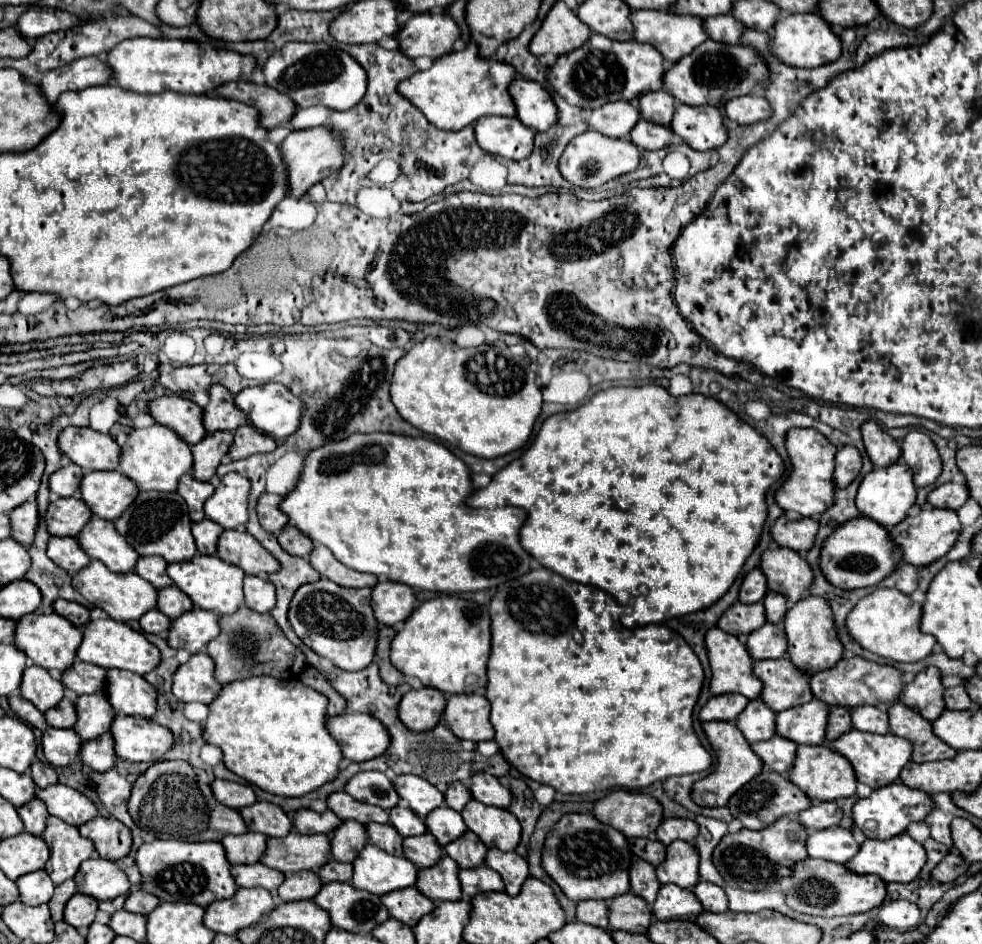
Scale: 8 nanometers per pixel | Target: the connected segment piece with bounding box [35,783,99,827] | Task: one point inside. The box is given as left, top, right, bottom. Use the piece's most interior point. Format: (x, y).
(72, 806)

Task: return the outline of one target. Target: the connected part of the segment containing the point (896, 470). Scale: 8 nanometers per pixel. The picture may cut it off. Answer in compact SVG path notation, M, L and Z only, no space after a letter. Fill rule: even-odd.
M899 461L891 467L873 469L871 473L865 475L857 493L857 509L861 511L861 515L875 519L885 527L901 523L901 519L907 517L907 511L915 505L915 501L917 501L917 487L913 483L913 471L911 467L905 467L905 461Z

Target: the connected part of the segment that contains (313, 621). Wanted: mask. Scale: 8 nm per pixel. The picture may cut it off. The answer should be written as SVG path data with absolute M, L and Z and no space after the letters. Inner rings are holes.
M329 579L305 583L291 601L289 623L295 633L305 639L305 645L327 657L335 667L345 667L345 671L361 671L361 667L367 667L375 657L379 621L371 609L369 587L349 589Z

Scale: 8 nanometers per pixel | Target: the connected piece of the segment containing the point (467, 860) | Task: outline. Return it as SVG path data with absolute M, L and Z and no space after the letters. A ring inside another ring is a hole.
M465 831L459 839L455 839L445 847L445 853L451 859L455 859L463 869L473 869L483 865L487 851L489 849L485 847L485 843L481 843L481 839L477 839L477 835L473 835L471 831Z

